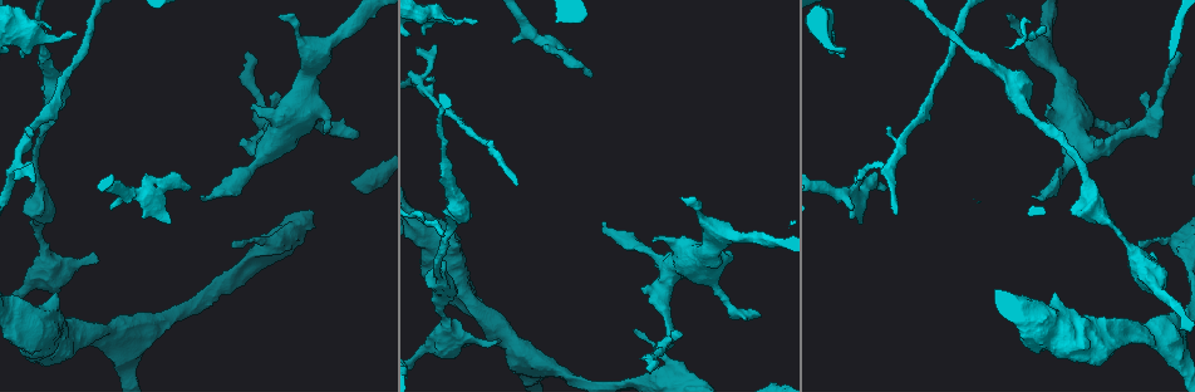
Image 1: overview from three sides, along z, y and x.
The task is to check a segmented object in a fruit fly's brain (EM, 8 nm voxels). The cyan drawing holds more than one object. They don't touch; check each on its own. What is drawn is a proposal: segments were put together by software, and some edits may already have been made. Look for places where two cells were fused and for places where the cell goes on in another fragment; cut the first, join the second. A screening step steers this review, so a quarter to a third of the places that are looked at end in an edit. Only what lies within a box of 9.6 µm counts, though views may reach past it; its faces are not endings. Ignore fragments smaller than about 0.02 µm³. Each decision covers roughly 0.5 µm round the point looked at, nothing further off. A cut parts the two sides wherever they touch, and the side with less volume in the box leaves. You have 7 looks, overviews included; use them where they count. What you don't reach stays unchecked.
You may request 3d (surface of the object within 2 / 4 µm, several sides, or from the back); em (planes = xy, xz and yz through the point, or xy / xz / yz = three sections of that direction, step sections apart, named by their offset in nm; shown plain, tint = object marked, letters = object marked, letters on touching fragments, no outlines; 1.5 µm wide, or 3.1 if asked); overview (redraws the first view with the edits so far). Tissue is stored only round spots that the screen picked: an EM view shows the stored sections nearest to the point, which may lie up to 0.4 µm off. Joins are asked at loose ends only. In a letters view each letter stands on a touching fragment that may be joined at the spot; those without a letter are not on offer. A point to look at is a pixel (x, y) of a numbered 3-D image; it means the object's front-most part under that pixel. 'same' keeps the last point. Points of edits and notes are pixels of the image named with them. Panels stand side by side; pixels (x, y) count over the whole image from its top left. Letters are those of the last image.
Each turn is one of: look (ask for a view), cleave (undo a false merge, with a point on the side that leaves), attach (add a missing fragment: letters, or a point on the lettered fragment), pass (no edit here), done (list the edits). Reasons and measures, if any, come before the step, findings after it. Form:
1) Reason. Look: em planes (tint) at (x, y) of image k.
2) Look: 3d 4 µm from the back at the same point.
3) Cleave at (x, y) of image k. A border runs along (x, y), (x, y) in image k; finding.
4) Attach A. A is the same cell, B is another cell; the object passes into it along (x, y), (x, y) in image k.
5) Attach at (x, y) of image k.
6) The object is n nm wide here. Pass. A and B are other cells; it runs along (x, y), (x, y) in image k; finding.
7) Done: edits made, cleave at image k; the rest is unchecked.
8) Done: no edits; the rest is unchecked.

Calibre changes. Look: em yz step 4 (tint) at (36, 225) of image 1.

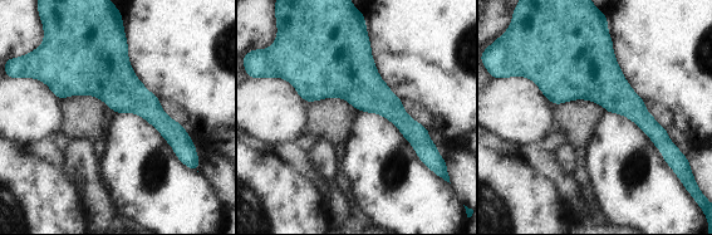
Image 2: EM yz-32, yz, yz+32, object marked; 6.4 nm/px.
Look: em xz step 8 (tint) at the same point.

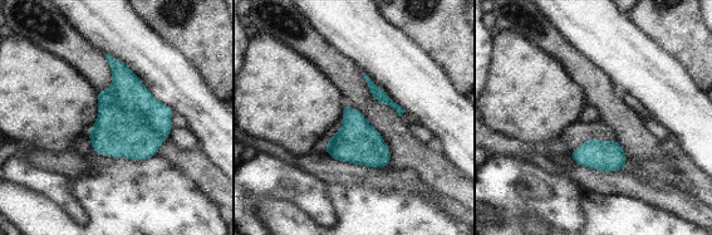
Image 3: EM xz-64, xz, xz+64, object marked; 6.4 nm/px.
Look: em xz step 8 (letters) at the same point.

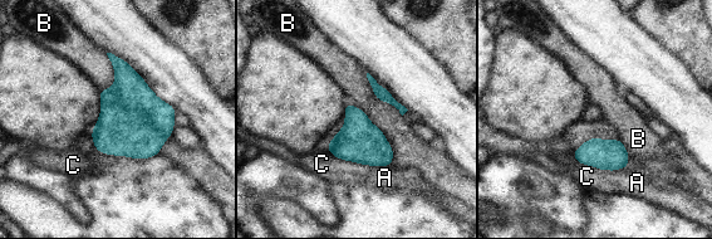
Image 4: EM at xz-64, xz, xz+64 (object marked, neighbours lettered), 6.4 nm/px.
Pass. A, B and C are other cells; a border runs along (347, 101), (383, 133), (392, 164) in image 4; all the same cell.

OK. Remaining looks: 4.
An open end. Look: 3d 4 µm at (498, 339) of image 1.

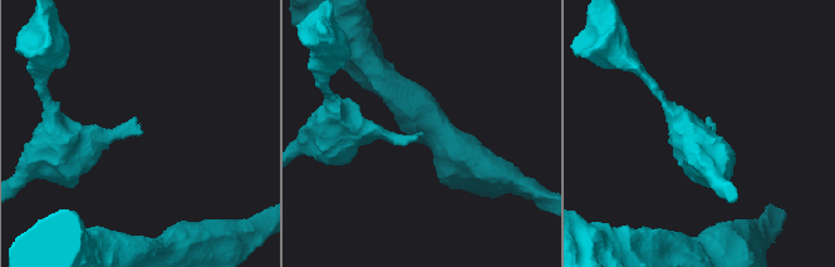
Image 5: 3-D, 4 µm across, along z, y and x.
Need the tissue. Look: em planes (letters) at (423, 133) of image 5.

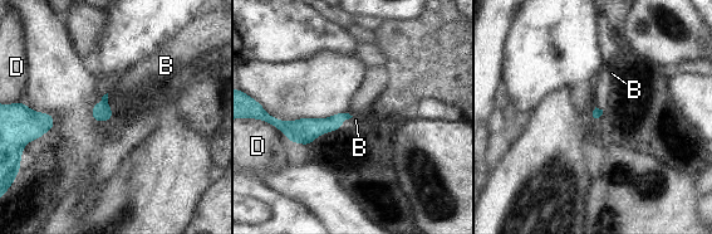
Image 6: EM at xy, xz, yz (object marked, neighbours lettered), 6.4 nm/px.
Attach B. B is the same cell, D is another cell; the object passes into it along (307, 130), (344, 120), (356, 120) in image 6; it goes on there.

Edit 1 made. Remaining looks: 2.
Branch stops here. Look: 3d 2 µm at (423, 32) of image 1.

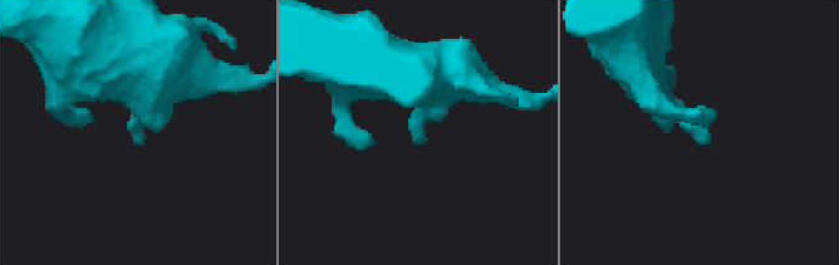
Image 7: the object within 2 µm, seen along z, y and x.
Now the EM. Look: em planes (letters) at (418, 142) of image 7.

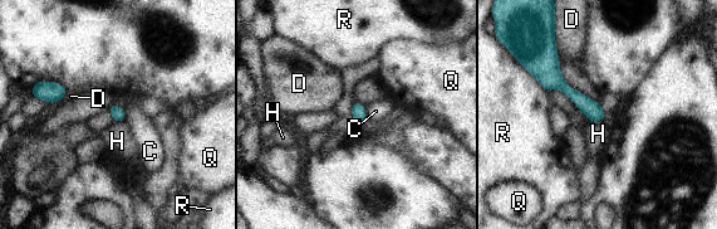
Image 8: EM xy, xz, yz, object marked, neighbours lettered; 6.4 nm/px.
The longest contact is with R, 190 nm. Pass. C, D, H, Q and R are other cells; a border runs along (589, 120), (602, 122) in image 8; none of them fits.

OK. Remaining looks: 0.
Done: edits made, attach at image 6; the rest is unchecked.

